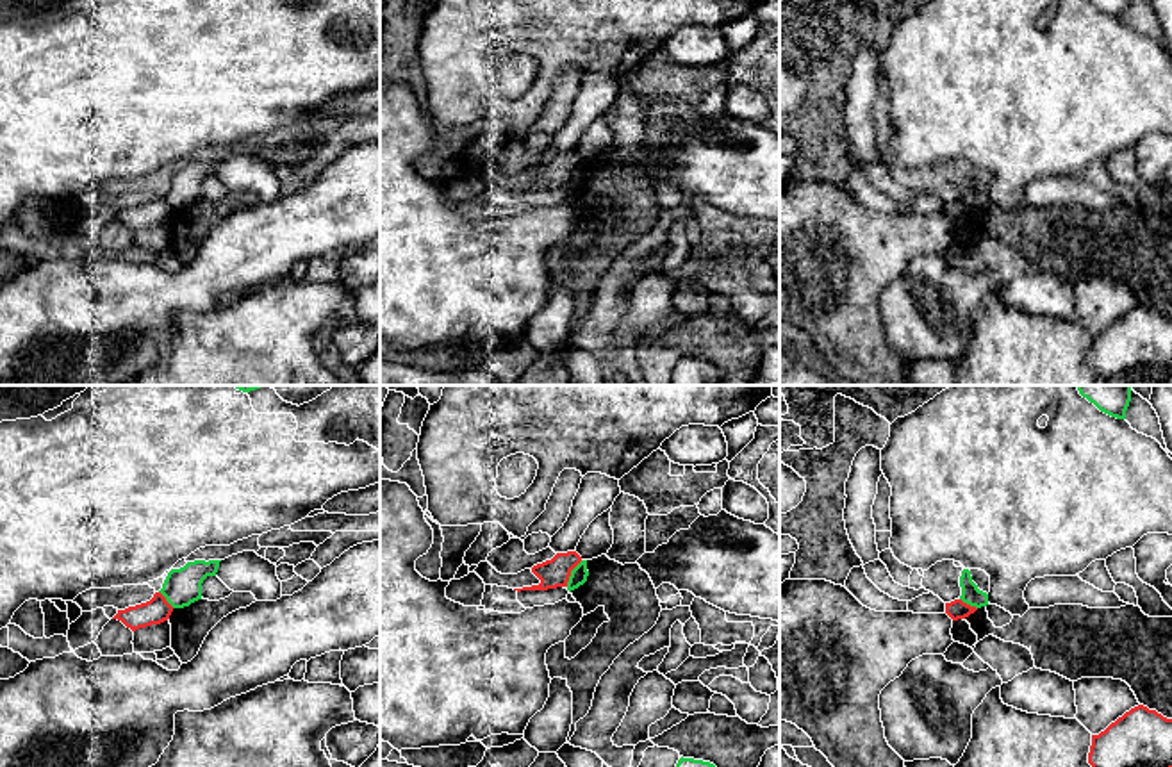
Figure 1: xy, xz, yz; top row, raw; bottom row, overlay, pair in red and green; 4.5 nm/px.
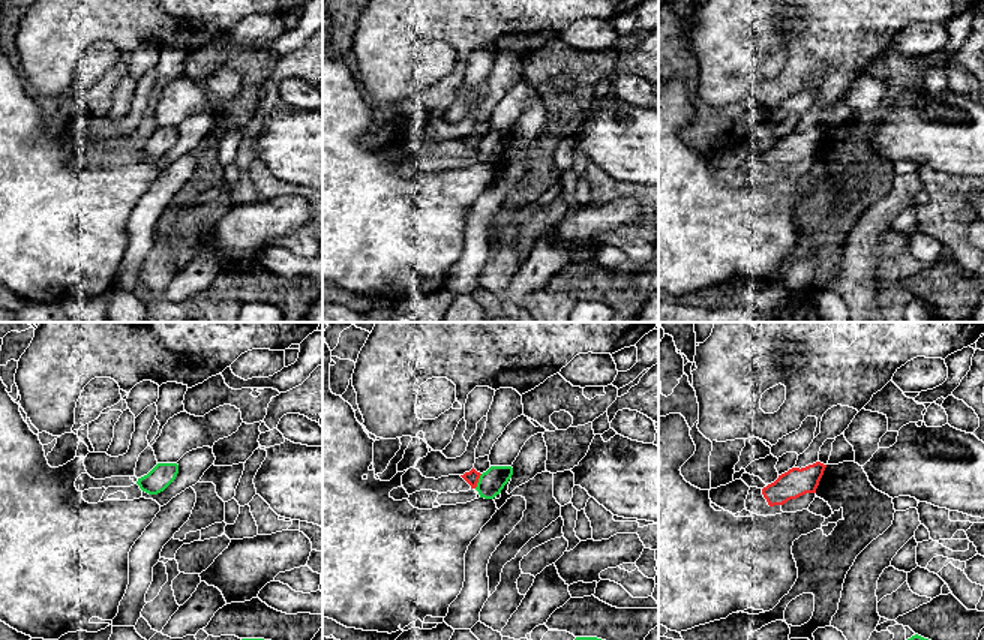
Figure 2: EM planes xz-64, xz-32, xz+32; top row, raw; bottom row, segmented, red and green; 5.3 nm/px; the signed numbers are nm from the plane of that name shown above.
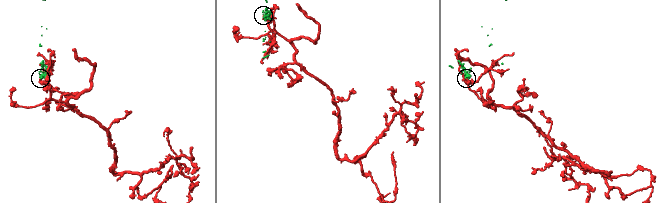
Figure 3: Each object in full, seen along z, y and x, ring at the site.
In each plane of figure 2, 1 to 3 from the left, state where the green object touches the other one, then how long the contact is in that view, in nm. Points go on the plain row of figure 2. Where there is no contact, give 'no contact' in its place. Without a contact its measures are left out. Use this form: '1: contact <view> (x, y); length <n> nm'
1: no contact
2: contact xz-32 (477, 146); length 90 nm
3: no contact

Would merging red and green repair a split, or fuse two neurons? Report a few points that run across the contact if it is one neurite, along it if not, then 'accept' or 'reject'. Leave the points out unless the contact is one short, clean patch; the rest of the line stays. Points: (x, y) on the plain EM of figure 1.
line xz (582, 161), (571, 172), (566, 186); reject

